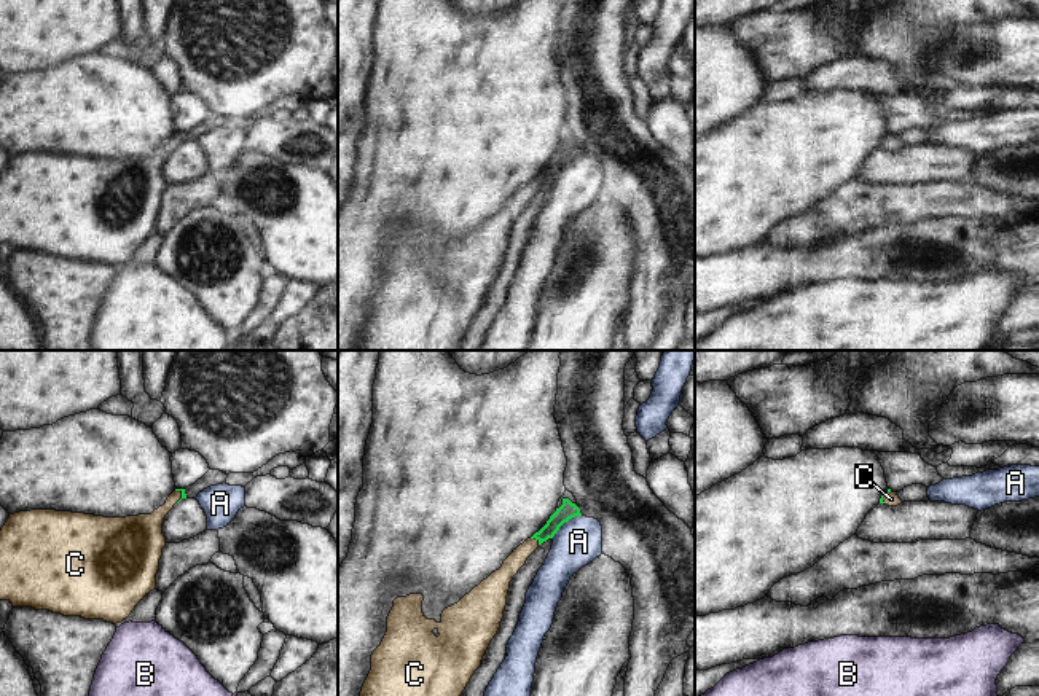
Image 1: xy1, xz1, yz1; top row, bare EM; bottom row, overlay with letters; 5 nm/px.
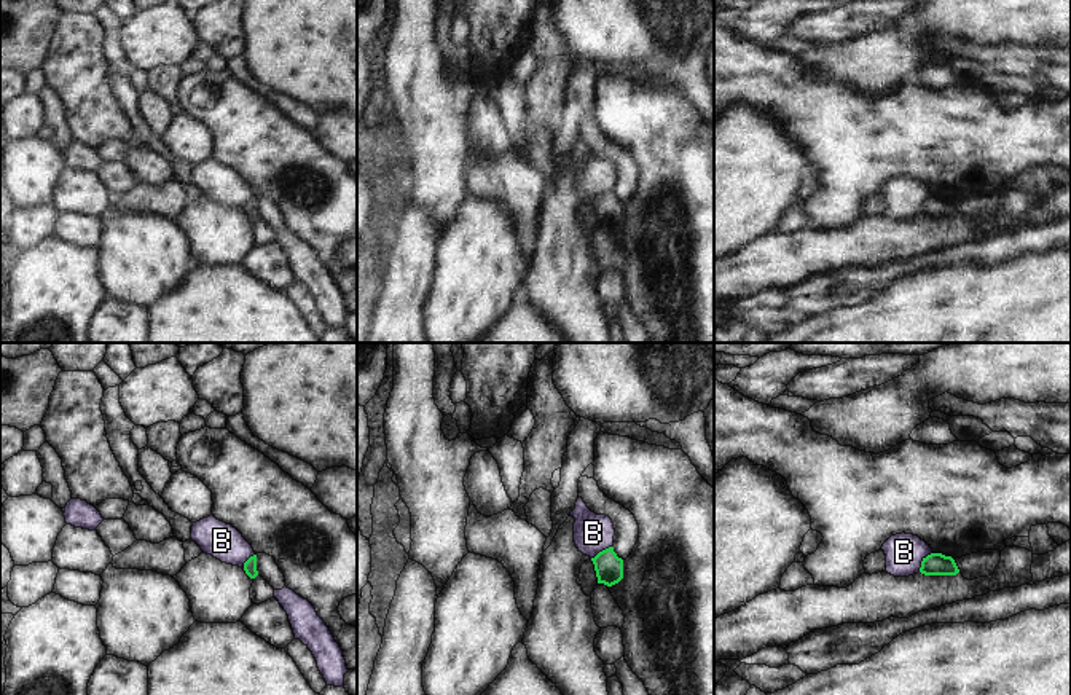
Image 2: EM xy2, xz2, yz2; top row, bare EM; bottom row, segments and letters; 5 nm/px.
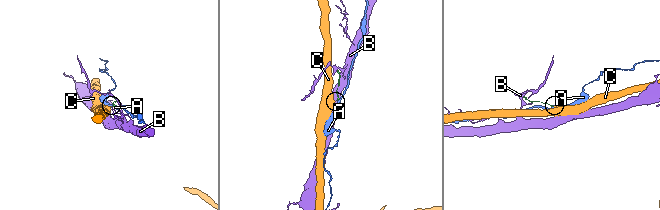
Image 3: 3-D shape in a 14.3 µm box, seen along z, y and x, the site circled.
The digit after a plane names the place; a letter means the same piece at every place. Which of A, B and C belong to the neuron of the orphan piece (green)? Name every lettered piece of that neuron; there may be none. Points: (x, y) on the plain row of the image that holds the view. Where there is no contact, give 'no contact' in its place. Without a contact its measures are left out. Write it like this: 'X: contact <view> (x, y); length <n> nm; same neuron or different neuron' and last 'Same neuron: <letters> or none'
A: contact xz1 (566, 164); length 200 nm; different neuron
B: contact yz2 (921, 204); length 120 nm; different neuron
C: contact xz1 (536, 182); length 60 nm; same neuron
Same neuron: C

